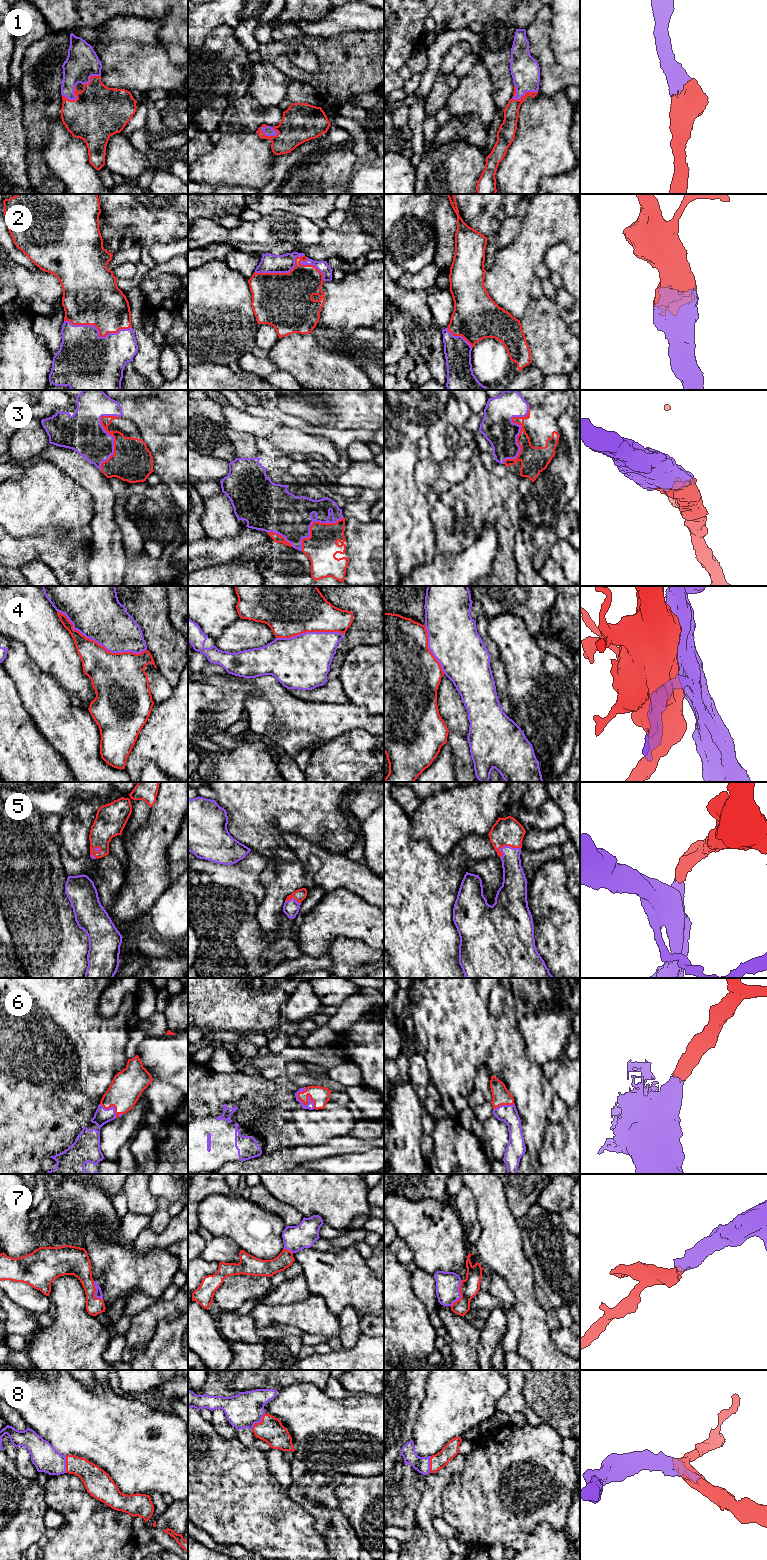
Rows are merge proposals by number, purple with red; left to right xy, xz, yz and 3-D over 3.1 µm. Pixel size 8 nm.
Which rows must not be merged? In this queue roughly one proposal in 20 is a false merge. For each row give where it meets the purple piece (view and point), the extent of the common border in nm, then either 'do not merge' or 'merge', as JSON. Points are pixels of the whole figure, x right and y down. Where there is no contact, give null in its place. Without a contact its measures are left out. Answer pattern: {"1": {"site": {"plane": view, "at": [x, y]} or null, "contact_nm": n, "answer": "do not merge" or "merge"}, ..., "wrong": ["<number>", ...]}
{"1": {"site": {"plane": "yz", "at": [524, 94]}, "contact_nm": 220, "answer": "merge"}, "2": {"site": {"plane": "xy", "at": [98, 332]}, "contact_nm": 550, "answer": "merge"}, "3": {"site": {"plane": "xy", "at": [111, 435]}, "contact_nm": 460, "answer": "merge"}, "4": {"site": {"plane": "xy", "at": [100, 644]}, "contact_nm": 800, "answer": "merge"}, "5": {"site": {"plane": "yz", "at": [505, 846]}, "contact_nm": 190, "answer": "merge"}, "6": {"site": {"plane": "xz", "at": [302, 1103]}, "contact_nm": 200, "answer": "merge"}, "7": {"site": {"plane": "yz", "at": [460, 1294]}, "contact_nm": 240, "answer": "merge"}, "8": {"site": {"plane": "xz", "at": [259, 1422]}, "contact_nm": 170, "answer": "merge"}, "wrong": []}

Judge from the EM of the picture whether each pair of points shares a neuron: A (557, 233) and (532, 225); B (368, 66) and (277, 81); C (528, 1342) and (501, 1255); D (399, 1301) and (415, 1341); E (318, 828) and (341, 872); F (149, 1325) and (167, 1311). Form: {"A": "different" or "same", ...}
{"A": "same", "B": "different", "C": "same", "D": "same", "E": "different", "F": "same"}

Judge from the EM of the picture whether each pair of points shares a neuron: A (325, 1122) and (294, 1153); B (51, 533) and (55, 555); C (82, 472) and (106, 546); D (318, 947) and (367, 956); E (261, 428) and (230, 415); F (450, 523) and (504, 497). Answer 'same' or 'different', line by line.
A: different
B: different
C: same
D: different
E: same
F: same

